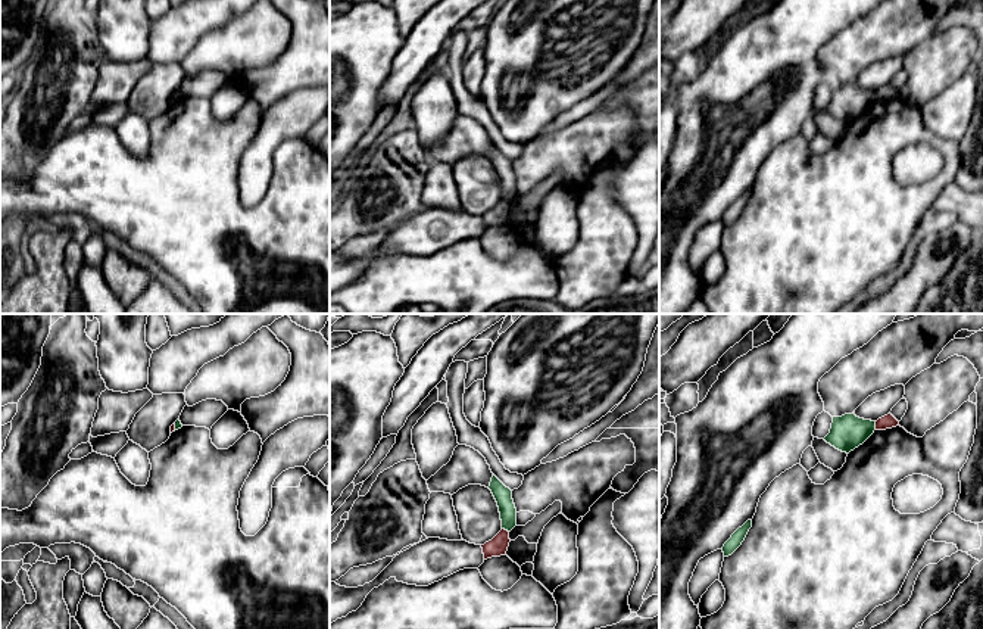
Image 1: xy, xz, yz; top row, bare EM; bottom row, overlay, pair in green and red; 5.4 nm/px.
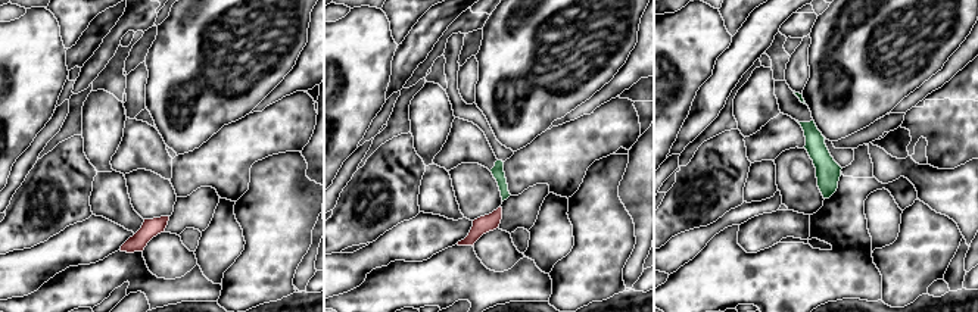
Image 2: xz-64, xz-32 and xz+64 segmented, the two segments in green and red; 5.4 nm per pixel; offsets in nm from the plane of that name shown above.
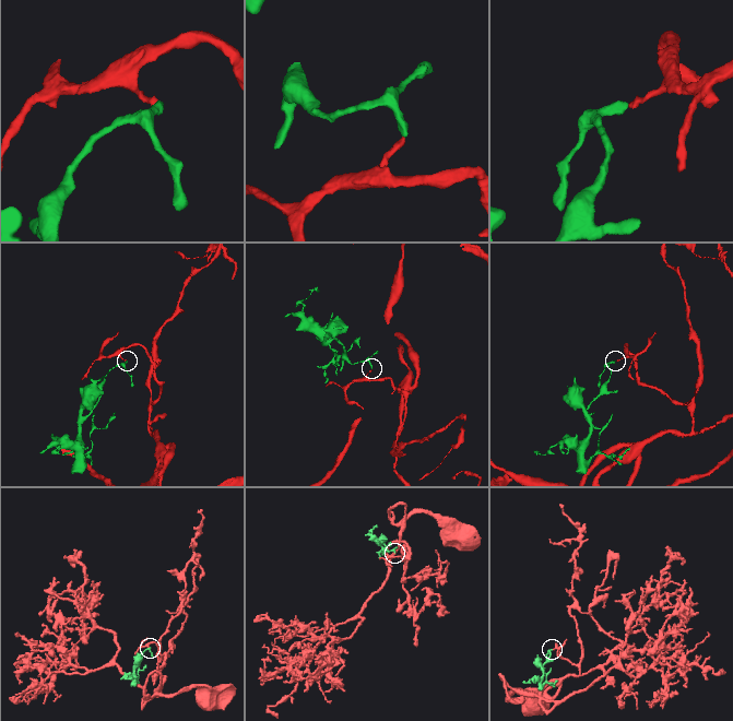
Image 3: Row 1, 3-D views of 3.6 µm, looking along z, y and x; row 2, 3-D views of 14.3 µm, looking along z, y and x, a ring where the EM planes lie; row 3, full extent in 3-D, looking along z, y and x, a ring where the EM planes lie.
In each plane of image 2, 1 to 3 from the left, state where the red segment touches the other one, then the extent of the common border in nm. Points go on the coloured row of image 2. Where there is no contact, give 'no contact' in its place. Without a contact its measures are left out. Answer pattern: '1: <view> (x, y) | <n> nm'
1: no contact
2: no contact
3: no contact

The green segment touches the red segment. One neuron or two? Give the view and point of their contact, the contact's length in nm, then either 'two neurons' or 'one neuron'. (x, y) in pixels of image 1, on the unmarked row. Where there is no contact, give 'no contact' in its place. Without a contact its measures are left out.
meets green in yz at (874, 96); contact 50 nm long; two neurons

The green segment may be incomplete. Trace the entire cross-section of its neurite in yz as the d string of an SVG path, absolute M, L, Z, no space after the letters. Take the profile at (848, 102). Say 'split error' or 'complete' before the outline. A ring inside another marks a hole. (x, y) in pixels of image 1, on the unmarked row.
complete; M855 84L833 87L830 103L824 108L836 119L849 124L862 115L876 100L876 91L864 90Z

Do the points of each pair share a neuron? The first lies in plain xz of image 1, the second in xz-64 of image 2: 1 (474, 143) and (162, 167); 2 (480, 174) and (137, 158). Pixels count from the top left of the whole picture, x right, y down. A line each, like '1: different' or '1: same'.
1: same
2: different

